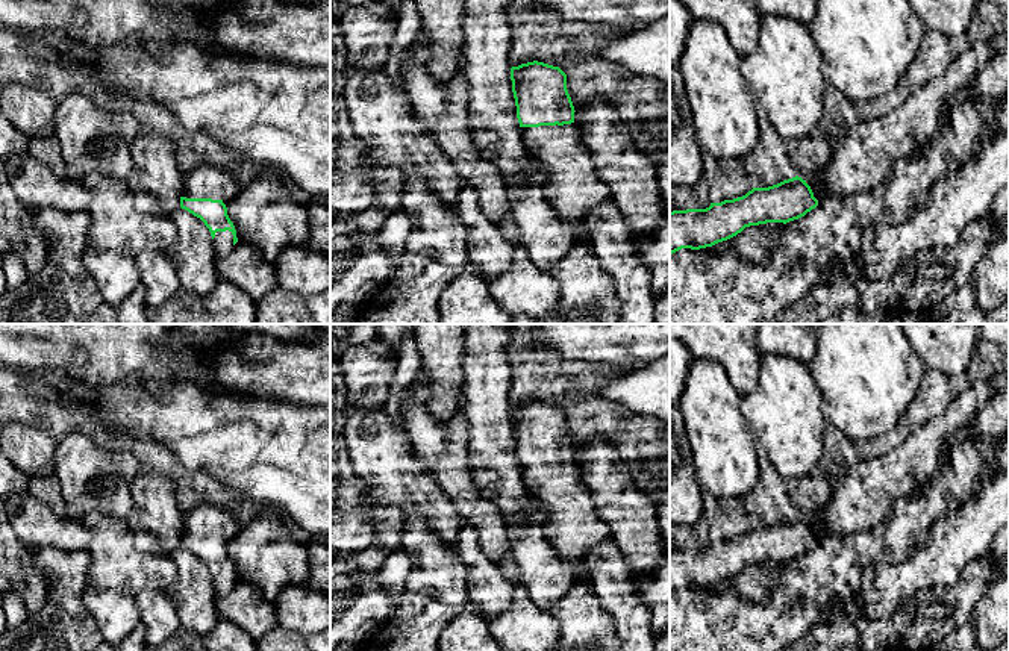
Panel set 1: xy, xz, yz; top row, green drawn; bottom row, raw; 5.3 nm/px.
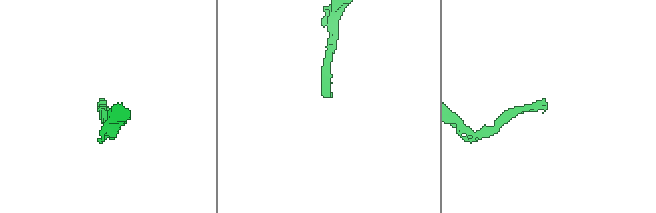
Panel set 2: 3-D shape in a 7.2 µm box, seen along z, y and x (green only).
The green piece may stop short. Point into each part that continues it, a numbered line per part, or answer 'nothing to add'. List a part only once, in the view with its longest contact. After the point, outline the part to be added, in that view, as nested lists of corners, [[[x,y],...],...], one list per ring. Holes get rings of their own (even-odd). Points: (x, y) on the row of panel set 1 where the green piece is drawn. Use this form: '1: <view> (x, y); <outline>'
1: xz (573, 188); [[[571,123],[521,130],[527,153],[545,168],[545,198],[574,239],[589,245],[585,220],[611,191],[597,176],[580,129]]]

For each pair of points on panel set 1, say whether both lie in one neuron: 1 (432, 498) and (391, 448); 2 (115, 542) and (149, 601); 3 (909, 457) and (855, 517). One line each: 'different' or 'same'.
1: same
2: different
3: same

